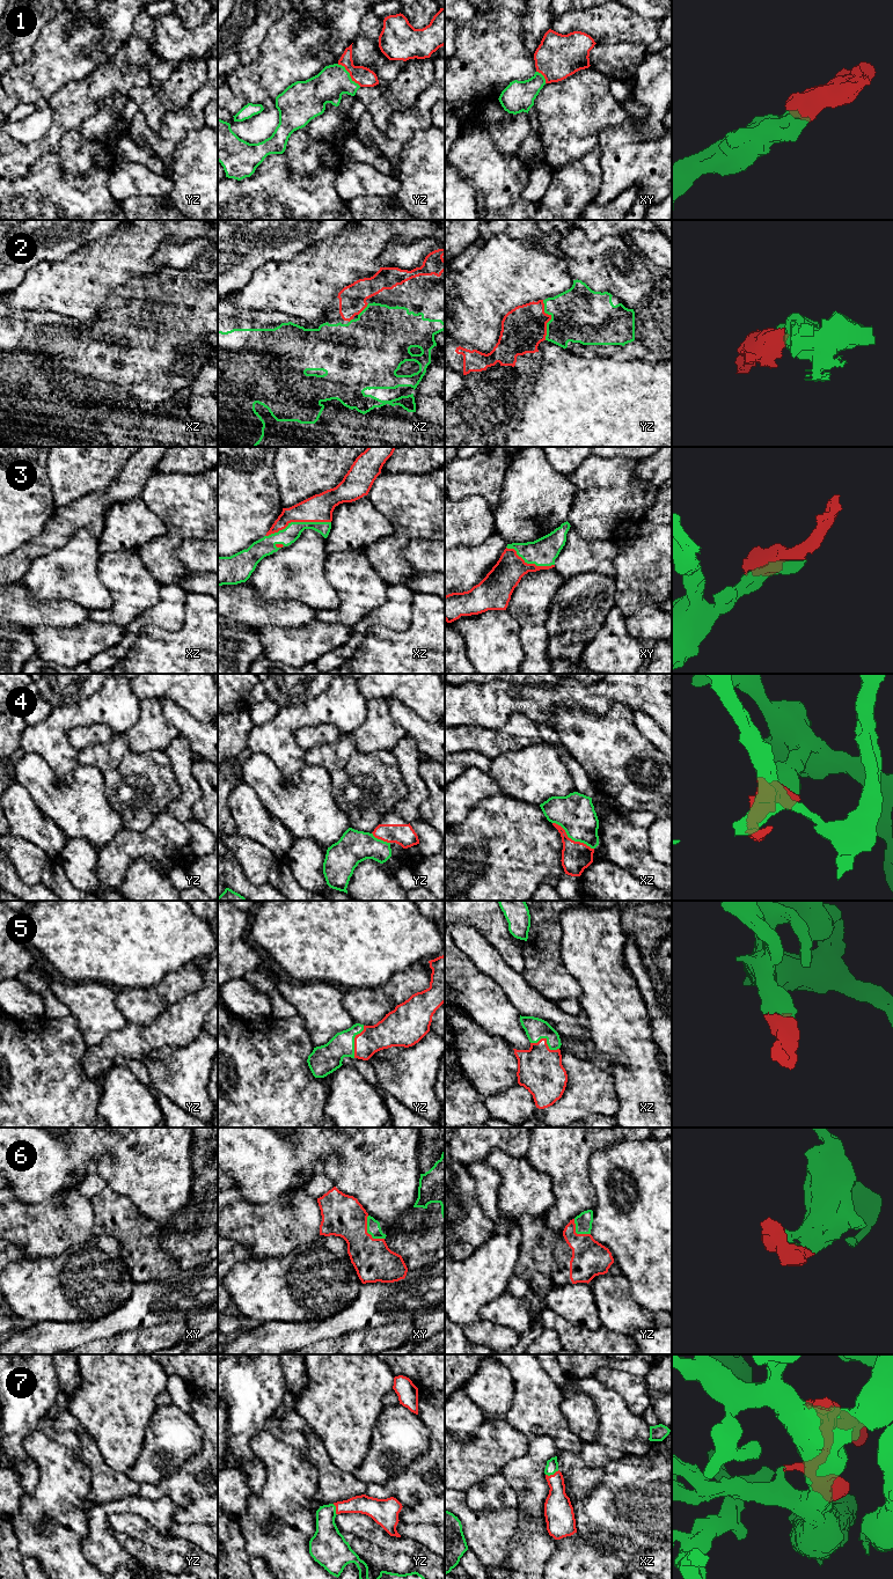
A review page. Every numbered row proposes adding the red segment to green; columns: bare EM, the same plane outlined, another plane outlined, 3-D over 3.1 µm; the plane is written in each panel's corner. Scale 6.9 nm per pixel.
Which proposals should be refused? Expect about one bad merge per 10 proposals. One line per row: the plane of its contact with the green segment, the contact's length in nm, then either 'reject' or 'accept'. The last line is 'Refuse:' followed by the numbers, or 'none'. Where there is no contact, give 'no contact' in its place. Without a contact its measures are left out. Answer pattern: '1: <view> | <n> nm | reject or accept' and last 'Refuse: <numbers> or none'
1: yz | 220 nm | accept
2: yz | 280 nm | accept
3: xz | 460 nm | accept
4: xz | 340 nm | accept
5: xz | 200 nm | accept
6: xy | 200 nm | accept
7: xz | 100 nm | accept
Refuse: none

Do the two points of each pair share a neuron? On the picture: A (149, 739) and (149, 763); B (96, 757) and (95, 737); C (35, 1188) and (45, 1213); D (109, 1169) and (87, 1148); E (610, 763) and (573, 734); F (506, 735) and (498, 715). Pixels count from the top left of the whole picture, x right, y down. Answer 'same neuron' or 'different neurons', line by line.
A: different neurons
B: different neurons
C: different neurons
D: different neurons
E: same neuron
F: different neurons

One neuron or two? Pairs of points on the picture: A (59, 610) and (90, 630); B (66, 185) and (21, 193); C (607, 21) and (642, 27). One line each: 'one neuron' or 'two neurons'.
A: two neurons
B: one neuron
C: one neuron

